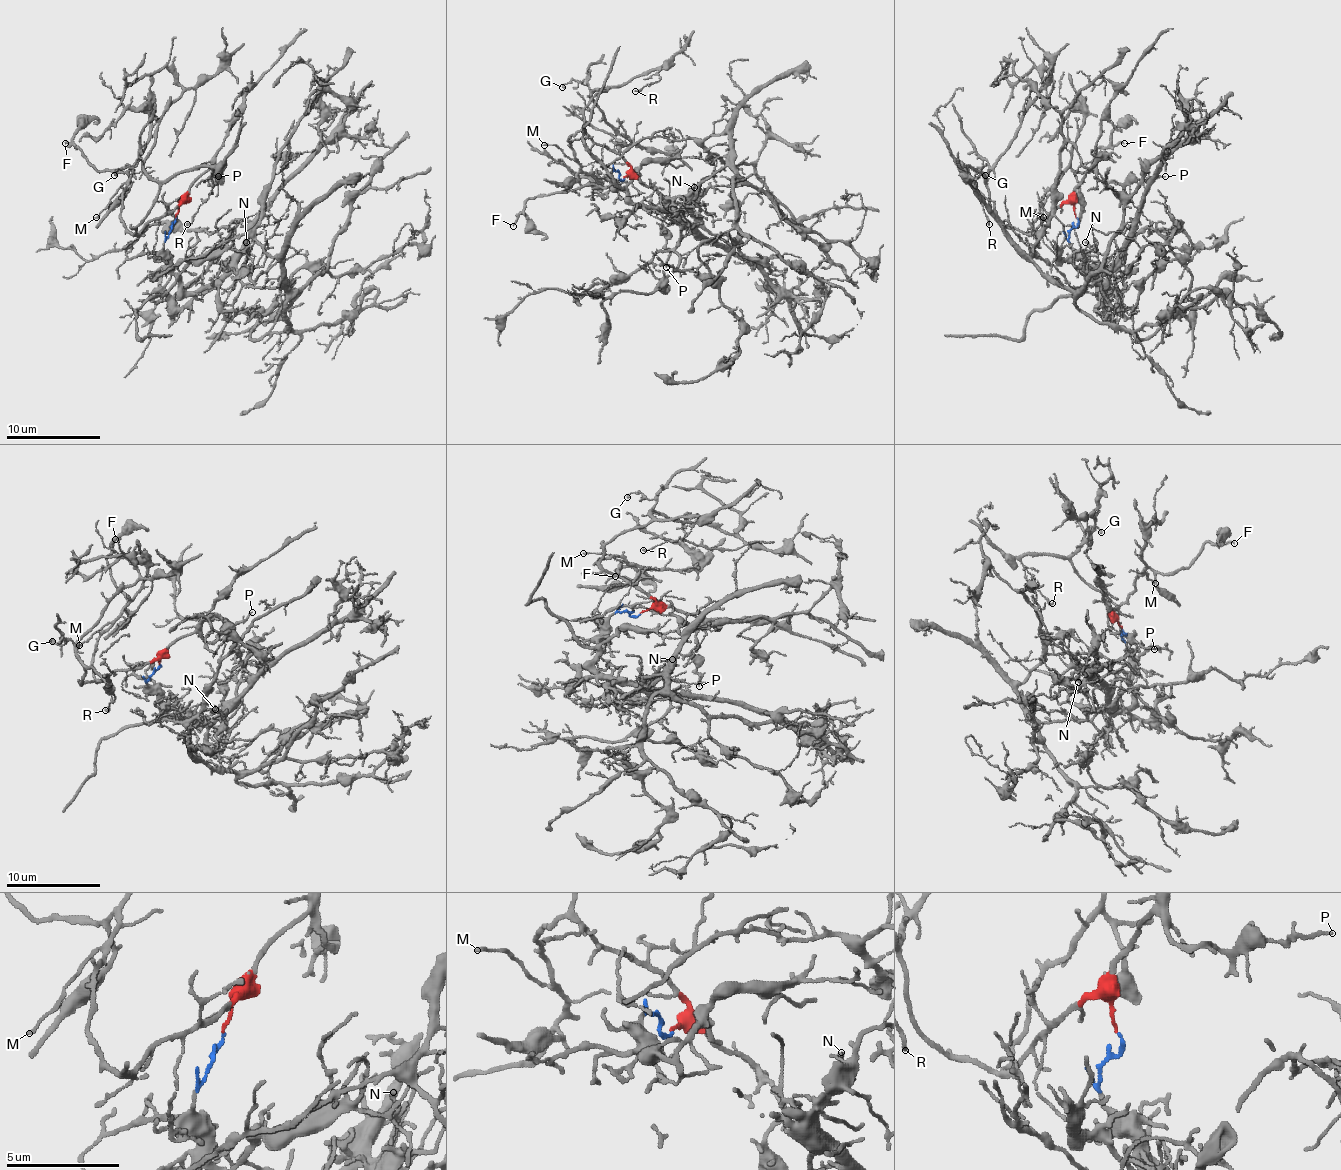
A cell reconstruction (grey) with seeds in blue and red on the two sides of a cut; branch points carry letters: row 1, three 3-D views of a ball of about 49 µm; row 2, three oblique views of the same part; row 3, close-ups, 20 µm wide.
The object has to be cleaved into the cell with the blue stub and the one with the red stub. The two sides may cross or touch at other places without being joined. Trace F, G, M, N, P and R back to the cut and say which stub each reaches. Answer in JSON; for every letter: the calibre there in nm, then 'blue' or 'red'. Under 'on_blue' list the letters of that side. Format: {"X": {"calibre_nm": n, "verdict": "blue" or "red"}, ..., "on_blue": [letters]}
{"F": {"calibre_nm": 130, "verdict": "red"}, "G": {"calibre_nm": 120, "verdict": "red"}, "M": {"calibre_nm": 110, "verdict": "red"}, "N": {"calibre_nm": 100, "verdict": "blue"}, "P": {"calibre_nm": 130, "verdict": "red"}, "R": {"calibre_nm": 150, "verdict": "red"}, "on_blue": ["N"]}

